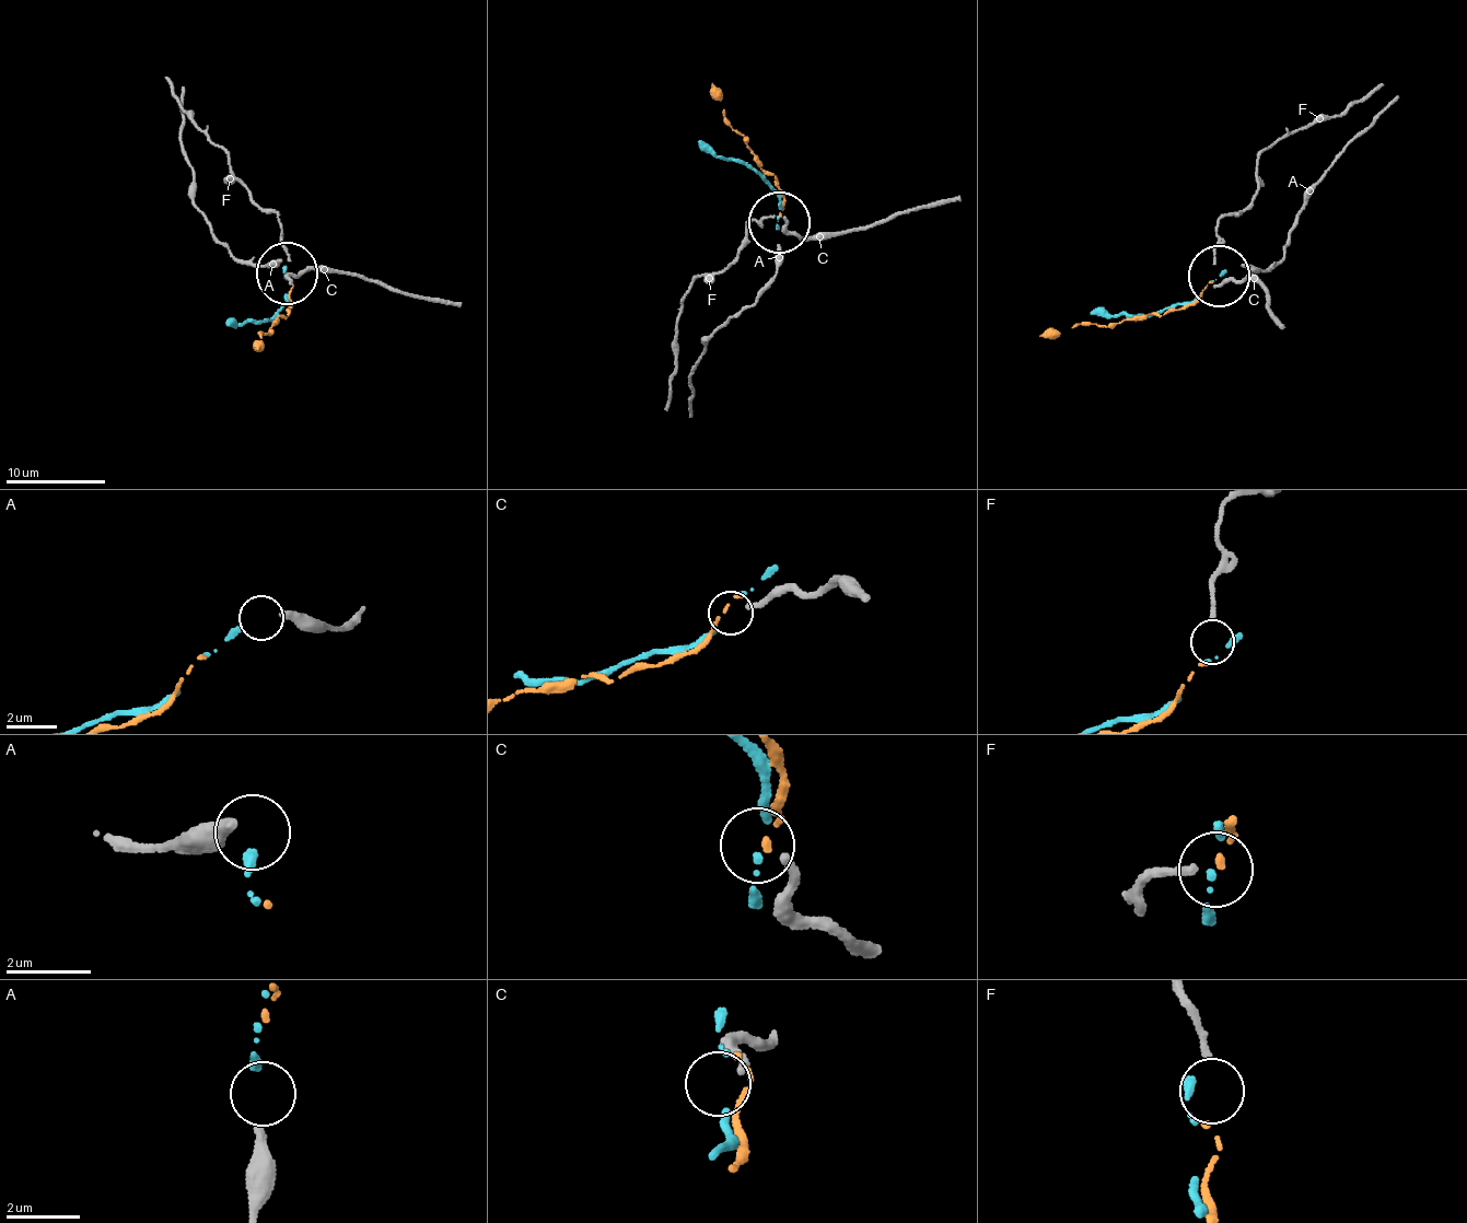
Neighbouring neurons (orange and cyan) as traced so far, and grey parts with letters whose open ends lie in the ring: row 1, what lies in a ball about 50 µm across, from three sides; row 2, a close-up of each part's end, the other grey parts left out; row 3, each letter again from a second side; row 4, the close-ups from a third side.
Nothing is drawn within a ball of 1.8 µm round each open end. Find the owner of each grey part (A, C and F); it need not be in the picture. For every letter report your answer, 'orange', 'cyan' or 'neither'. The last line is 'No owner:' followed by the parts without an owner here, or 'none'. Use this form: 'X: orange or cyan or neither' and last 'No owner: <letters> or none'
A: cyan
C: neither
F: neither
No owner: C, F

